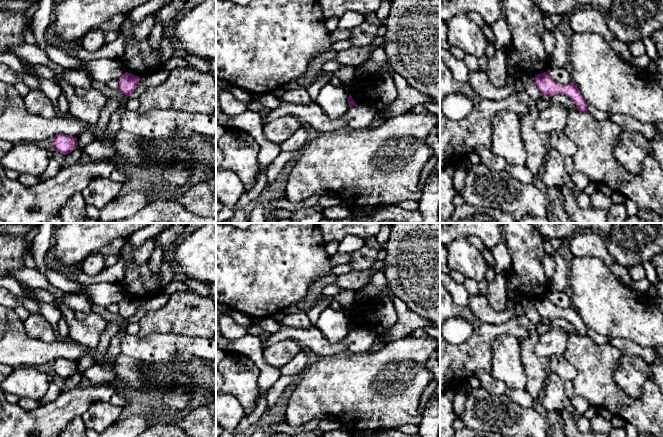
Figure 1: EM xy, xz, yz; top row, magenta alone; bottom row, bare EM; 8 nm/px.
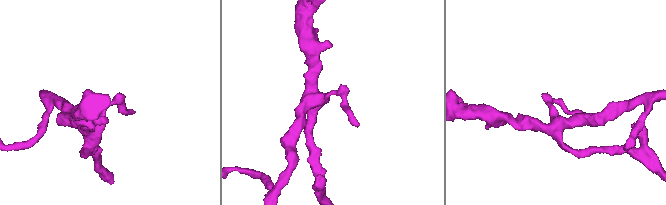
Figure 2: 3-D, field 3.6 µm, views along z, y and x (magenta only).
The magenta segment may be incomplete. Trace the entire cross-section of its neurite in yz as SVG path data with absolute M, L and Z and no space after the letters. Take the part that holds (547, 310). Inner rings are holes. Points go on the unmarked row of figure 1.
M546 296L535 299L535 308L541 319L552 321L559 317L567 319L576 329L578 335L588 337L587 328L574 307L563 309L554 305Z

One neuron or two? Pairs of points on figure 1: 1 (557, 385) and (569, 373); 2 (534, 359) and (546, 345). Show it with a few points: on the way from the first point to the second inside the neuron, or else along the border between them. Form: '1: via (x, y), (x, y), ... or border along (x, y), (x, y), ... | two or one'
1: border along (552, 371), (563, 382) | two
2: border along (539, 335), (535, 352), (547, 358) | two

